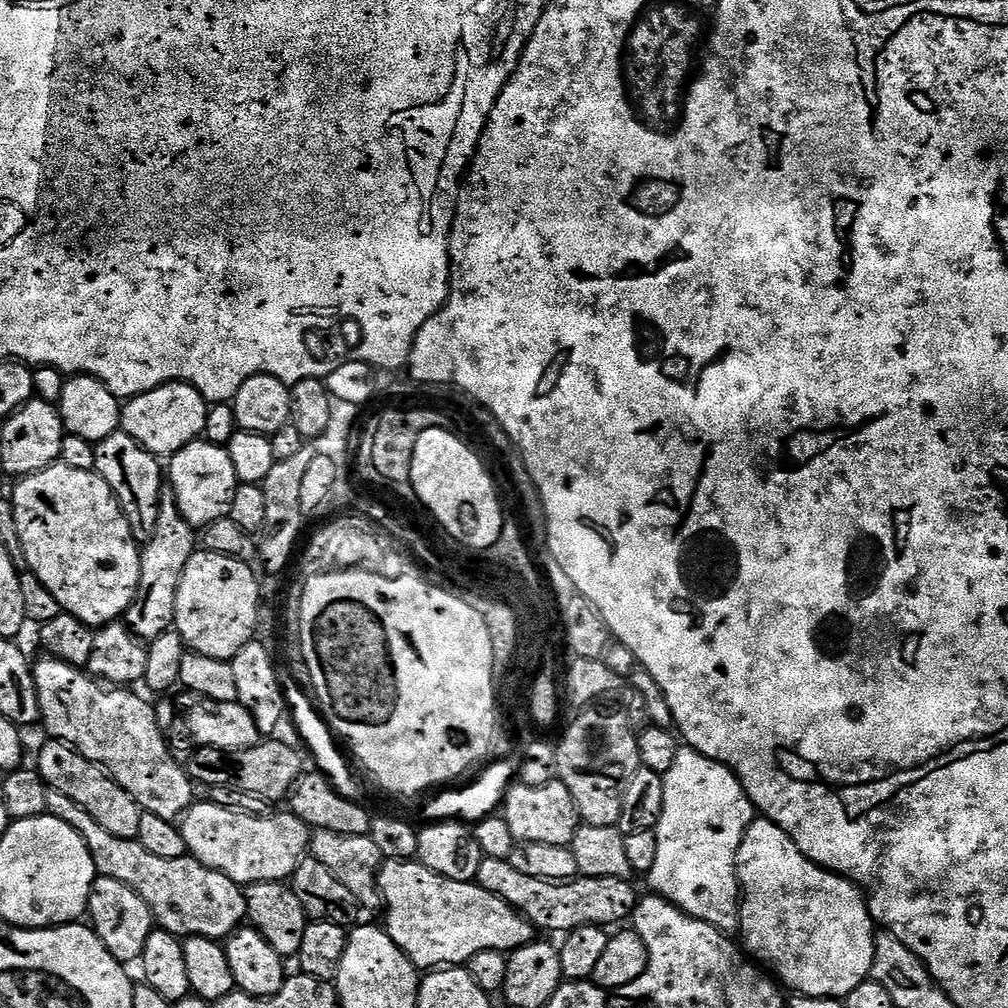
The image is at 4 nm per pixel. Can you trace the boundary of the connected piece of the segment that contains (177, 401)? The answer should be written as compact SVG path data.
M164 384L123 405L120 428L157 458L171 458L182 446L201 439L210 404L192 384Z

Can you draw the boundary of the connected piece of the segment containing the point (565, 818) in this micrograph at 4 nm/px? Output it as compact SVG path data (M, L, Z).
M551 780L546 786L526 786L516 782L502 801L502 815L506 826L521 844L542 842L545 846L569 846L582 823L570 790L561 780Z

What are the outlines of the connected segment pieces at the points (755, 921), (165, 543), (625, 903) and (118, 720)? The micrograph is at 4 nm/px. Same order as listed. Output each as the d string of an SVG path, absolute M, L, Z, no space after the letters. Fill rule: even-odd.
M757 818L752 821L752 825L748 827L746 834L742 838L742 846L738 850L736 877L740 879L742 893L738 932L739 935L744 935L744 940L742 939L743 947L746 949L747 955L763 965L769 973L774 974L775 979L785 989L792 988L788 990L801 996L838 996L843 998L850 995L858 985L863 984L865 980L871 977L878 928L872 919L865 893L857 888L851 880L846 879L845 876L838 876L834 872L828 872L825 868L818 867L810 858L806 858L802 854L802 850L798 850L798 846L792 841L790 834L783 832L777 824L763 818Z
M165 491L160 502L160 517L153 536L149 536L140 553L140 591L126 613L128 629L145 642L157 640L176 622L178 586L186 570L186 562L198 551L198 532L178 510L176 496Z
M485 858L475 878L490 894L502 898L510 905L523 912L537 925L540 924L548 932L567 934L587 924L616 926L619 920L627 921L636 908L638 893L632 880L622 878L590 878L580 876L575 880L557 882L555 880L539 880L530 878L530 874L521 874L514 870L507 860Z
M43 659L35 661L32 677L38 690L40 720L48 731L47 735L65 740L71 748L77 748L83 756L90 758L90 762L106 769L140 803L145 812L158 814L158 818L173 822L179 821L194 803L194 781L182 767L181 761L179 764L172 757L172 752L164 741L165 733L156 721L155 707L151 703L148 705L136 690L129 690L124 686L105 686L84 668L75 668L73 664L61 660Z

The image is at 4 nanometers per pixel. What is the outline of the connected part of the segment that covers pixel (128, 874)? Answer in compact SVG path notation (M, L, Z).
M48 792L47 811L54 818L66 822L86 842L94 858L97 873L118 882L126 882L146 902L152 919L163 931L181 938L201 936L217 942L227 941L247 921L244 888L226 874L198 862L190 854L182 858L158 858L146 850L139 840L114 838L78 802L70 802L66 794Z

